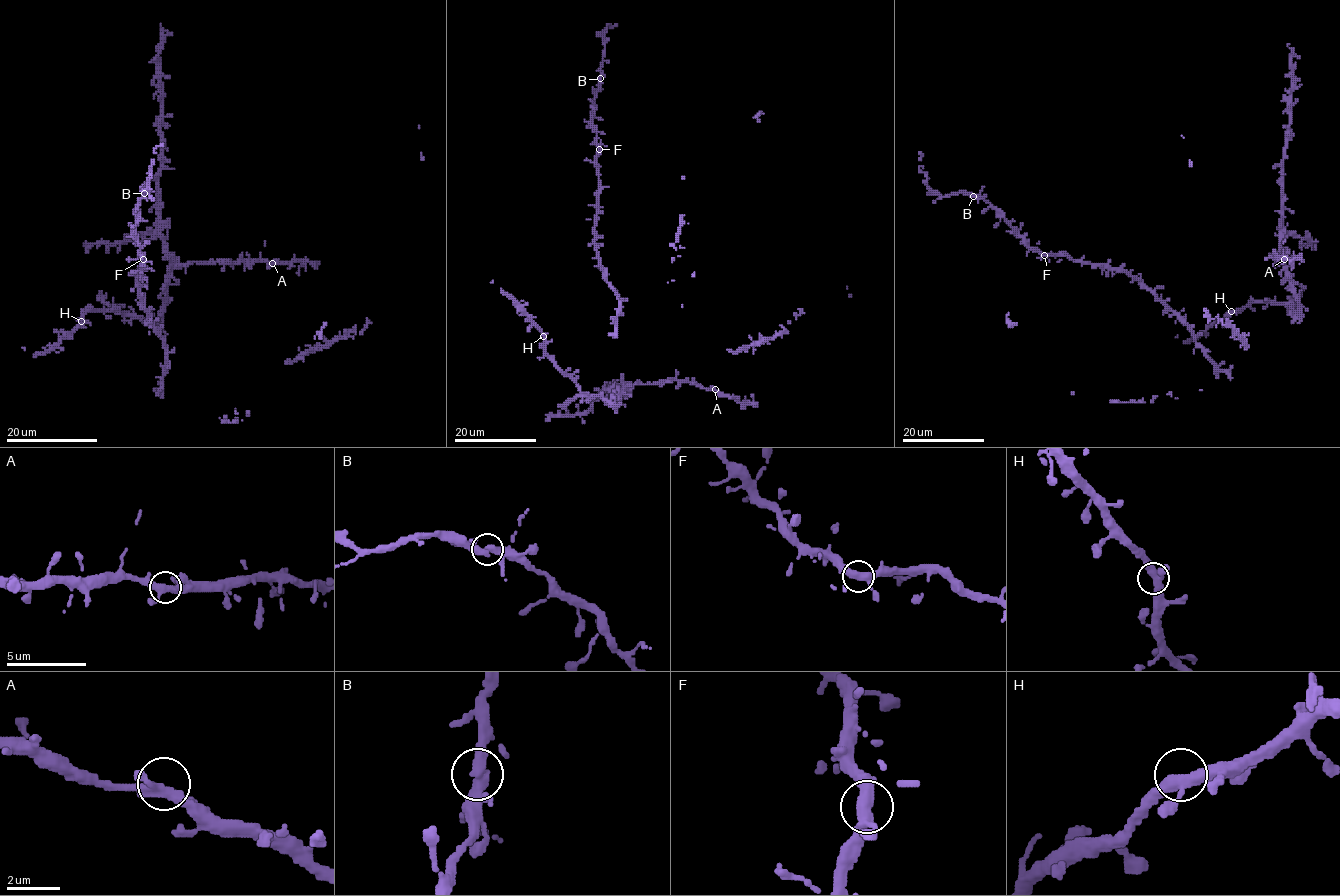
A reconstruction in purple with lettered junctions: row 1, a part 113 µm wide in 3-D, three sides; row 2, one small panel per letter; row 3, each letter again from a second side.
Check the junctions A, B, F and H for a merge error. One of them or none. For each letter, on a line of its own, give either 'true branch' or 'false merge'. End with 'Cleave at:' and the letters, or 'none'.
A: true branch
B: true branch
F: true branch
H: true branch
Cleave at: none

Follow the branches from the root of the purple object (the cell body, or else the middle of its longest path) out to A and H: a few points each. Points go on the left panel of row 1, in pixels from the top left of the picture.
A: (159, 332), (166, 286), (176, 267), (193, 262), (272, 263)
H: (159, 332), (160, 328), (143, 320), (111, 311), (87, 311), (81, 321)

